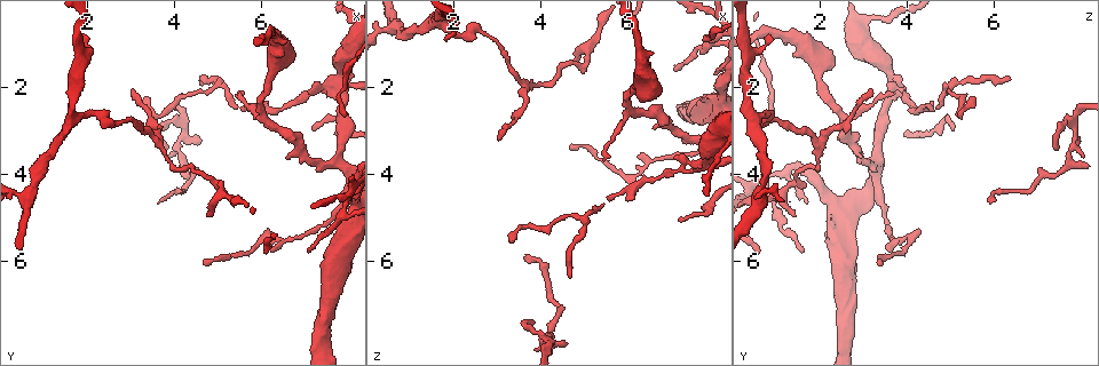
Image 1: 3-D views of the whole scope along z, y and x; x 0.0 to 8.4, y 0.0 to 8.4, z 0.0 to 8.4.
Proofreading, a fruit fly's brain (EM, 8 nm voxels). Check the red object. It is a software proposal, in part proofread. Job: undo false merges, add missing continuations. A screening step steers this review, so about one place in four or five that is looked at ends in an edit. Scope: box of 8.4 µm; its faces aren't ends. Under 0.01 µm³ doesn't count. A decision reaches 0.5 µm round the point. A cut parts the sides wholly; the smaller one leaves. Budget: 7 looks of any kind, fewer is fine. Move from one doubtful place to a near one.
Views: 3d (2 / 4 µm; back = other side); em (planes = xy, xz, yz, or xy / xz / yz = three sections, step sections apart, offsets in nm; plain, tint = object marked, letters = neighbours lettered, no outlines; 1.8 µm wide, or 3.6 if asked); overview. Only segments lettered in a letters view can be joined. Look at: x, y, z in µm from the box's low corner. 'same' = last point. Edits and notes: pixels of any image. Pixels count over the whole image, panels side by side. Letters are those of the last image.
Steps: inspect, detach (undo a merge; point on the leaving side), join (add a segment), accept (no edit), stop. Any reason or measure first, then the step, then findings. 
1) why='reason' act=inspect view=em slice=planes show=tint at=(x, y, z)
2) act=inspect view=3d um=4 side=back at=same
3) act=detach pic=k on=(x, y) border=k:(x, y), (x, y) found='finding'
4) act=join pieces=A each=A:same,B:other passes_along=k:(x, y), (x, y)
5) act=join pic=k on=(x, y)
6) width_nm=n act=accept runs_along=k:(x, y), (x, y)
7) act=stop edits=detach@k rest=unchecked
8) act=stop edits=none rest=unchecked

why='branch stops here' act=inspect view=em slice=planes show=letters at=(7.15, 5.75, 1.55)

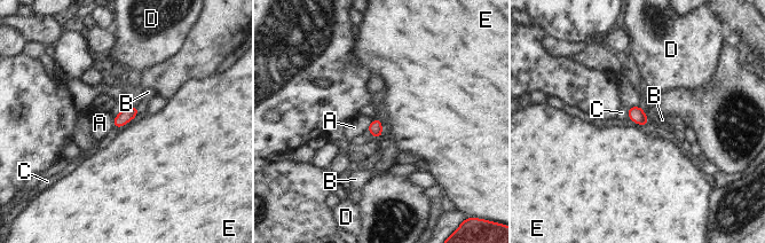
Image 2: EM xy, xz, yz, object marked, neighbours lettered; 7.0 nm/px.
act=accept each=A:other,B:other,C:other,D:other,E:other border=2:(137, 116), (119, 128) found='no lettered segment goes on from it'

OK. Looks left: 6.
act=inspect view=em slice=planes show=letters at=(1.75, 0.95, 0.90)

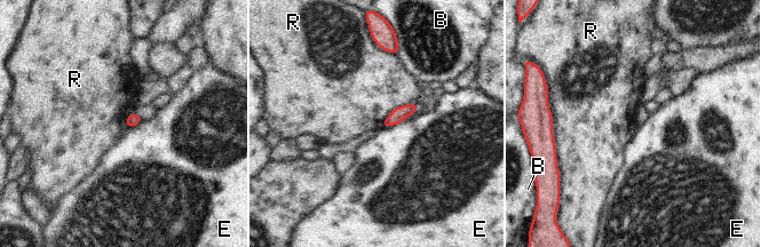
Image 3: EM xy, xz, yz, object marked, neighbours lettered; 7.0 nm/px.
act=accept each=B:other,E:other,R:other border=3:(415, 103), (396, 106), (381, 126) found='none of them fits'

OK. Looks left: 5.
why='branch point' act=inspect view=3d um=4 at=(6.05, 2.70, 2.55)

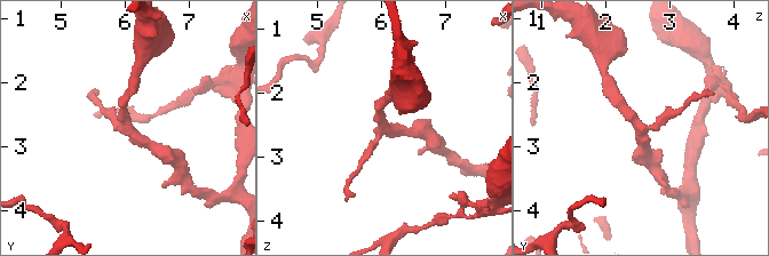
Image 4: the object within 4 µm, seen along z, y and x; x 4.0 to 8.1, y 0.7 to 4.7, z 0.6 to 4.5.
act=inspect view=em um=3.6 slice=yz step=4 show=tint at=(6.10, 2.70, 2.50)

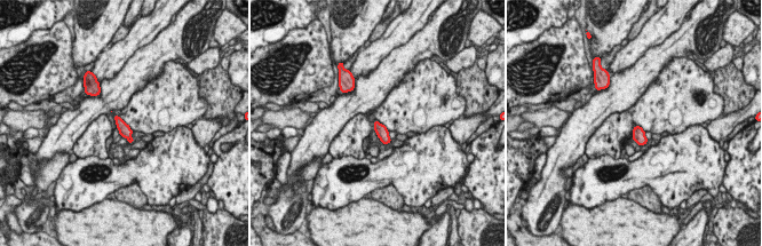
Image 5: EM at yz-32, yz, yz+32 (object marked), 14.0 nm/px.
act=inspect view=em um=3.6 slice=xz step=4 show=letters at=same

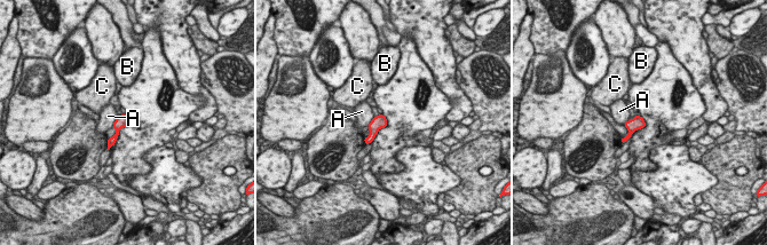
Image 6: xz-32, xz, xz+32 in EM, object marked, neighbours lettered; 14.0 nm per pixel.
longest_contact=A:200nm act=accept each=A:other,B:other,C:other border=6:(118, 116), (111, 127) found='continuous, no second cell'

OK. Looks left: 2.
act=stop edits=none rest=unchecked

